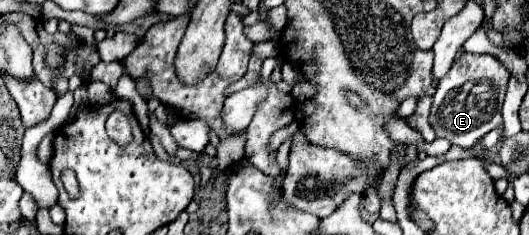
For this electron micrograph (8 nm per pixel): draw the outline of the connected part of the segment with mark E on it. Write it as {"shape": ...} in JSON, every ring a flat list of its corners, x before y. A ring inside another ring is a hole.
{"shape":[[462,54,452,64,452,70,440,80,430,108,430,126,436,138,446,138,450,144,472,148,484,134,502,124,500,108,506,94,510,72,500,60,490,54]]}

